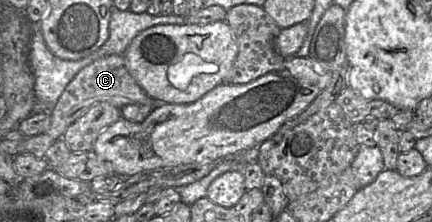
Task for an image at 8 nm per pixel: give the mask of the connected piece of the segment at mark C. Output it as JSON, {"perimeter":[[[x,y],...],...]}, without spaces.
{"perimeter":[[[112,54],[101,57],[81,69],[69,82],[50,111],[50,126],[45,134],[54,140],[62,138],[64,131],[89,108],[98,103],[109,103],[121,109],[125,105],[141,104],[155,106],[155,102],[130,75],[123,55]]]}

